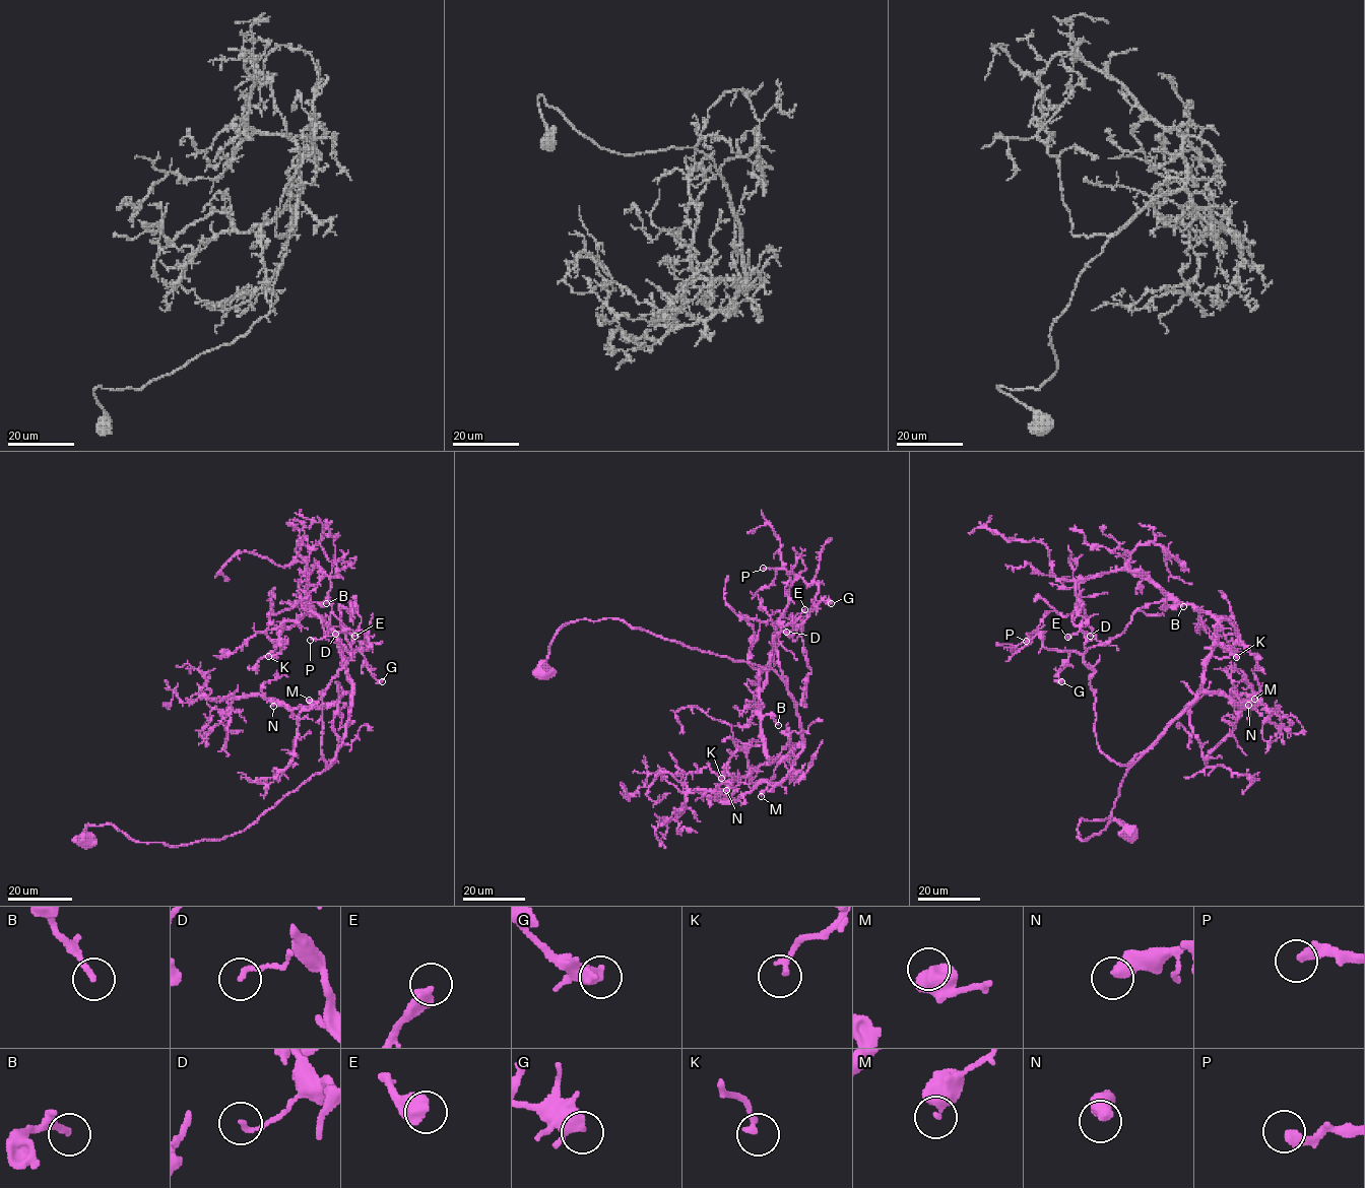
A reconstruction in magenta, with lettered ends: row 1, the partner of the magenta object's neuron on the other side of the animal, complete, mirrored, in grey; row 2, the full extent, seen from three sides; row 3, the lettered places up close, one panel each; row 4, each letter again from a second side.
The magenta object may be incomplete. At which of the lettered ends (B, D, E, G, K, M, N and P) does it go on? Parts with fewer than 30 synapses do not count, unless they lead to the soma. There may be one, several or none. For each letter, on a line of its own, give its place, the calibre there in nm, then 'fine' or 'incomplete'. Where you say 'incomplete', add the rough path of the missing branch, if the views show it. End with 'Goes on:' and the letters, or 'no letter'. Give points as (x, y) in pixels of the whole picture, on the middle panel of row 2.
B: at (778, 725); 190 nm thick; fine
D: at (786, 632); 160 nm thick; fine
E: at (804, 609); 550 nm thick; incomplete; missing branch runs (804, 609), (817, 576), (809, 569), (806, 555), (817, 544), (829, 504)
G: at (831, 603); 340 nm thick; fine
K: at (721, 778); 200 nm thick; fine
M: at (761, 796); 320 nm thick; fine
N: at (726, 790); 480 nm thick; fine
P: at (763, 568); 380 nm thick; fine
Goes on: E

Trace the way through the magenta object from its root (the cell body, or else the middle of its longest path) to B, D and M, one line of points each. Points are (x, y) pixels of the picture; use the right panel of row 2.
B: (1130, 834), (1082, 818), (1077, 837), (1106, 828), (1127, 770), (1200, 688), (1218, 620), (1172, 605), (1183, 606)
D: (1130, 834), (1082, 818), (1077, 837), (1106, 828), (1134, 763), (1116, 764), (1097, 741), (1090, 636)
M: (1130, 834), (1111, 819), (1082, 818), (1077, 837), (1106, 828), (1127, 770), (1201, 691), (1241, 707), (1254, 699)

